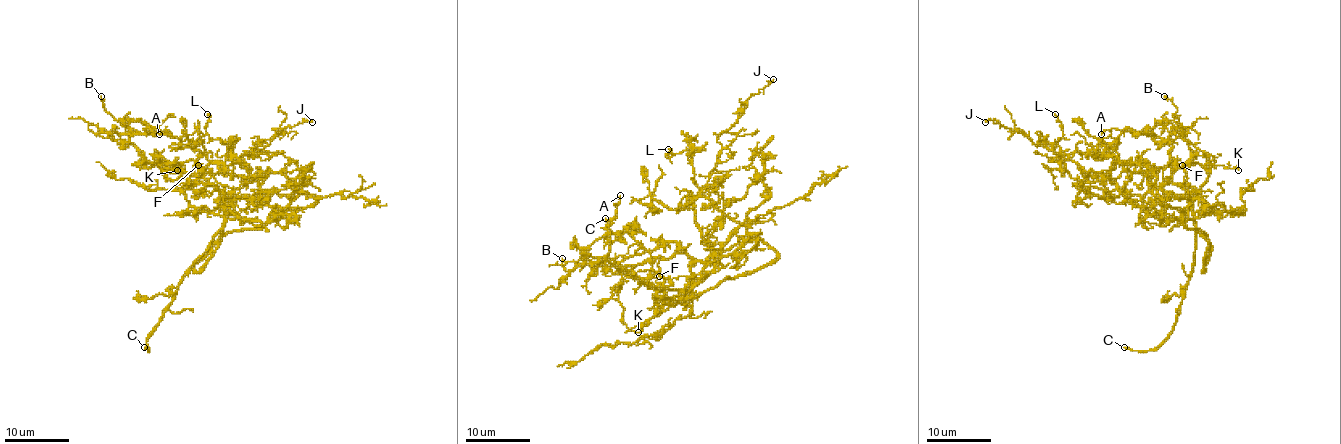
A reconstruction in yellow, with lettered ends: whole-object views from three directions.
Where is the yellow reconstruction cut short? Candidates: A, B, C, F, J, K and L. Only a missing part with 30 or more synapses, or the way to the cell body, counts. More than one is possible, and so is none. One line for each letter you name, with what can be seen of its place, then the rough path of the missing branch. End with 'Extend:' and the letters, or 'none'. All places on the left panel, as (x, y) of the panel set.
C: Place: (144, 347). Course of what is missing: (144, 347), (127, 341), (111, 346), (49, 350)
Extend: C

